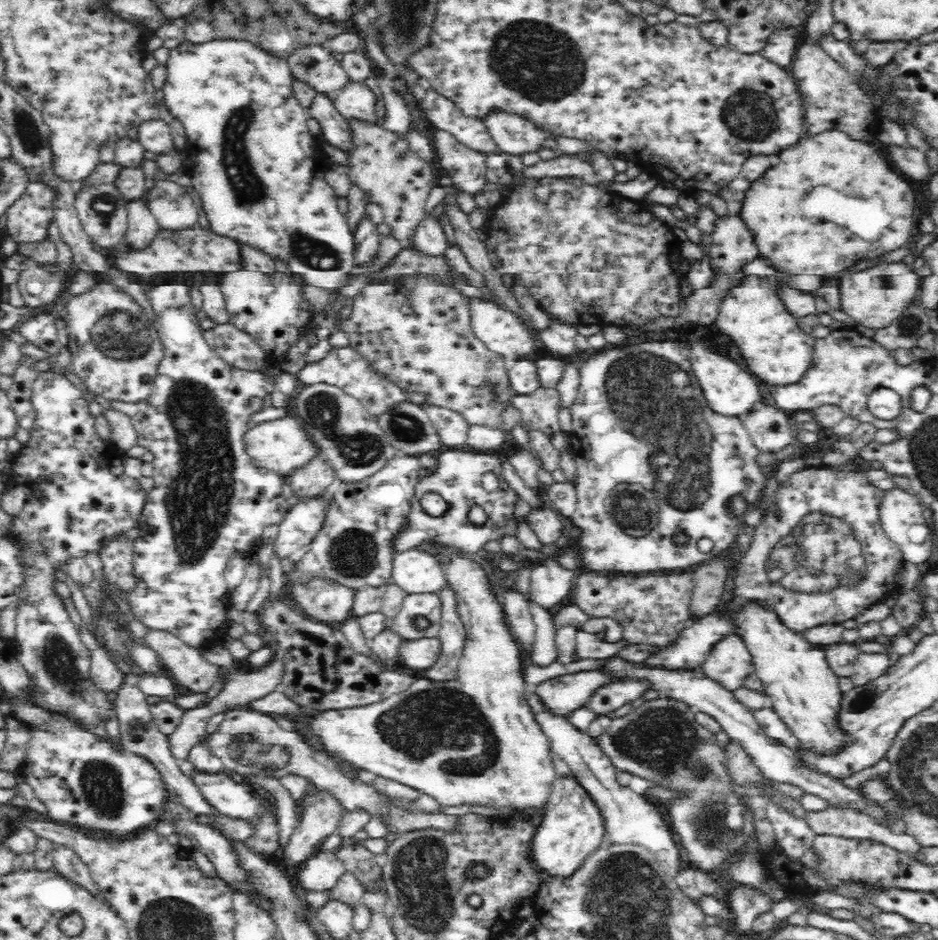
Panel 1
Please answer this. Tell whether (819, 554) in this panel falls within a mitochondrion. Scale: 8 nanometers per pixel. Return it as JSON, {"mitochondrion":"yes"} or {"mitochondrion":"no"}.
{"mitochondrion":"yes"}

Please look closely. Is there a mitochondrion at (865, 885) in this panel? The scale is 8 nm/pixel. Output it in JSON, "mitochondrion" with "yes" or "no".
{"mitochondrion":"no"}

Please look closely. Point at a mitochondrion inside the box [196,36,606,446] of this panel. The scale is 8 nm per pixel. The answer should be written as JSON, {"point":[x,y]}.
{"point":[242,121]}

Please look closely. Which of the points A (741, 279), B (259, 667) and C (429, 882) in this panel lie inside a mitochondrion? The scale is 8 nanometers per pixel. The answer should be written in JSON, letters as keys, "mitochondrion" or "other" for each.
{"A":"other","B":"other","C":"mitochondrion"}

